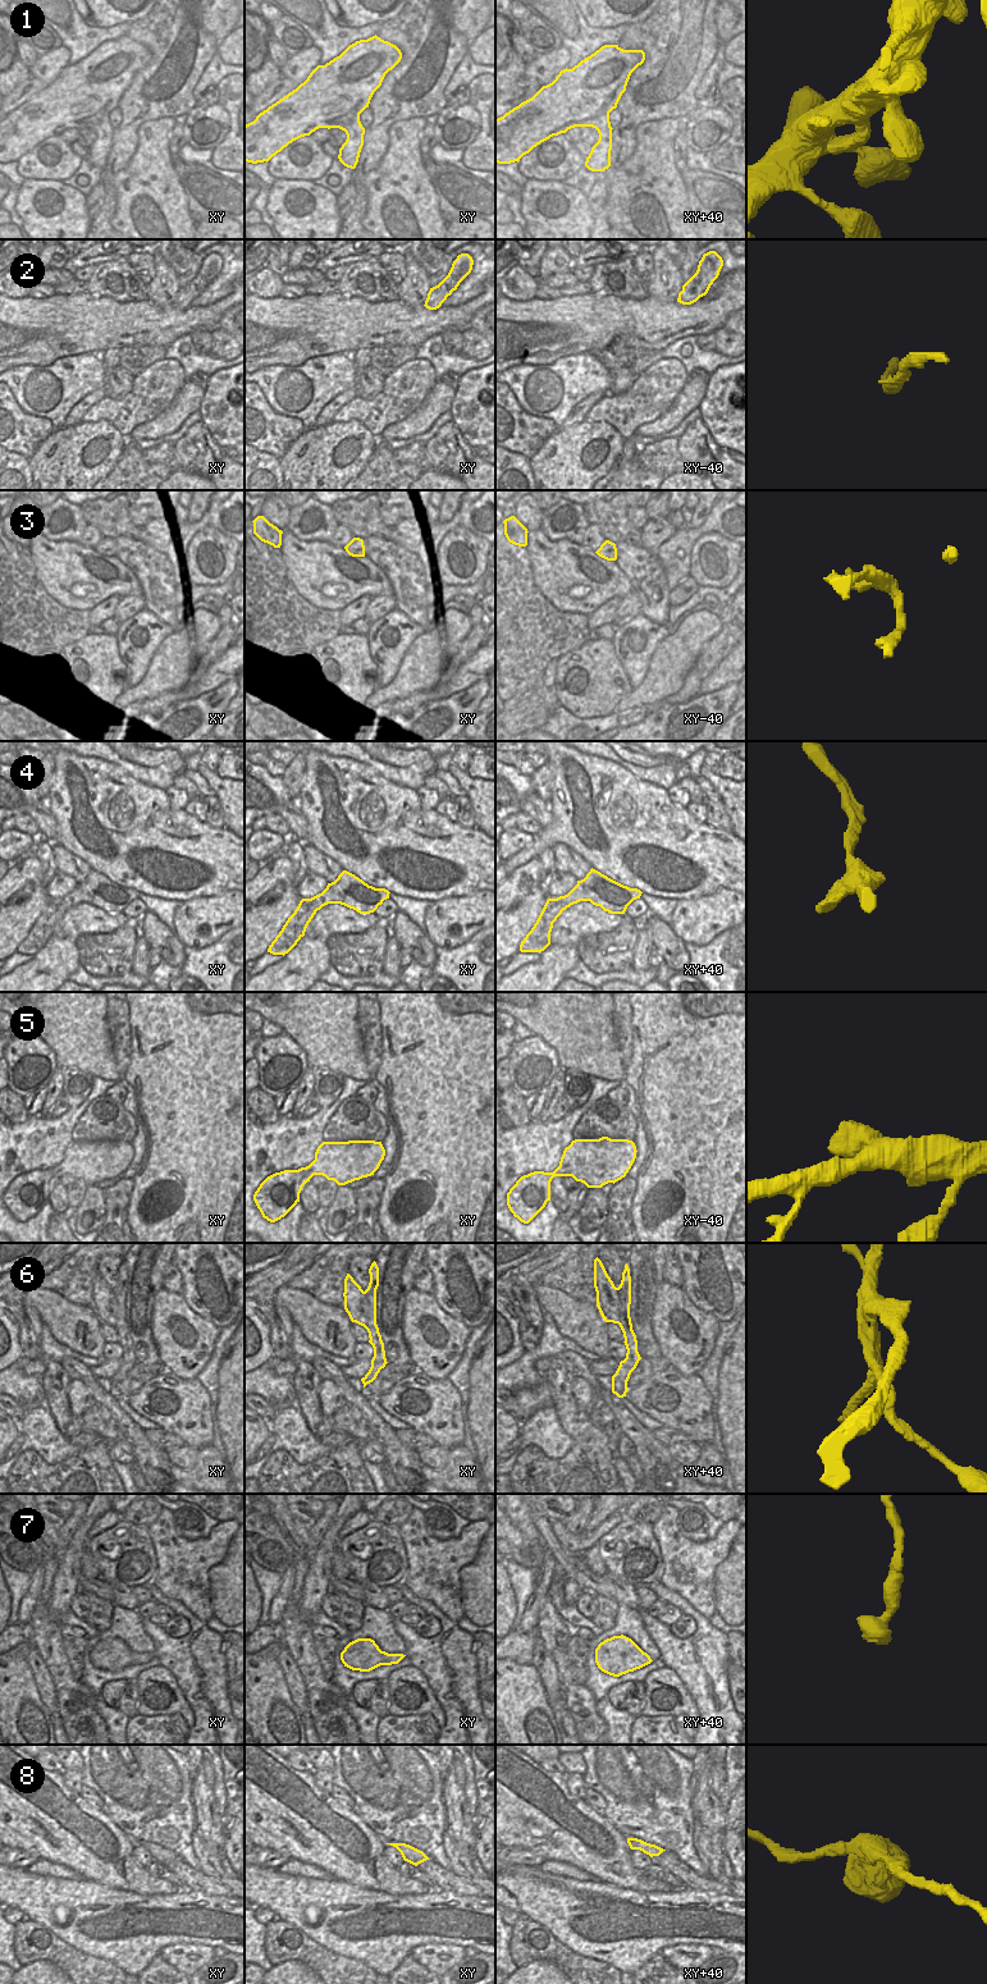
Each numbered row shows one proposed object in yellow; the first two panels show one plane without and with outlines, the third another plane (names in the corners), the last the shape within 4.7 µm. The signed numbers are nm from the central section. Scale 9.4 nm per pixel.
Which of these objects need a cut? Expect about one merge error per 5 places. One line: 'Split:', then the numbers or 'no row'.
Split: 6

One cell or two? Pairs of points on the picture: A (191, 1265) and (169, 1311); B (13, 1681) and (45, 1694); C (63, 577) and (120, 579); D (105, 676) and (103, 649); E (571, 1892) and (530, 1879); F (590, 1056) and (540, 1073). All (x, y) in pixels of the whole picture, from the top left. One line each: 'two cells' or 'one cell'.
A: two cells
B: two cells
C: one cell
D: one cell
E: one cell
F: two cells

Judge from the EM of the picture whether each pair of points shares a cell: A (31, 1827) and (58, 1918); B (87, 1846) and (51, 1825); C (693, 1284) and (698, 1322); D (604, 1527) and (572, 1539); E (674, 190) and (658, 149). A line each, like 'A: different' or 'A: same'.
A: different
B: same
C: different
D: same
E: same

